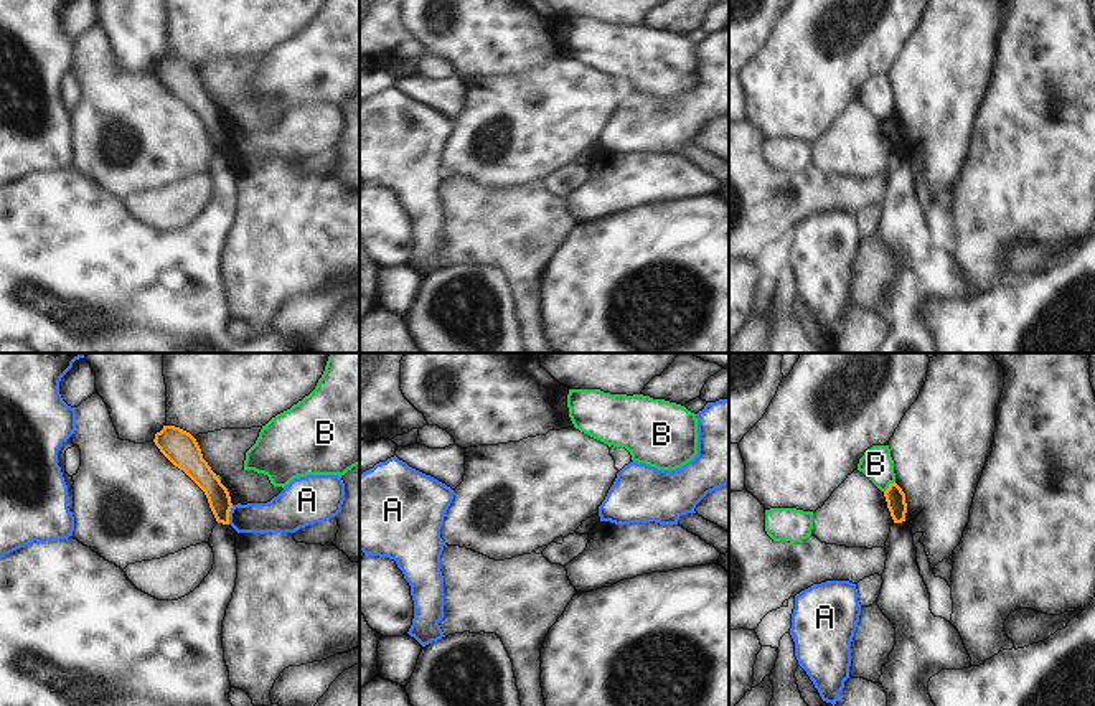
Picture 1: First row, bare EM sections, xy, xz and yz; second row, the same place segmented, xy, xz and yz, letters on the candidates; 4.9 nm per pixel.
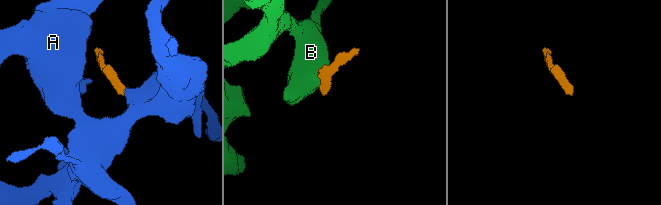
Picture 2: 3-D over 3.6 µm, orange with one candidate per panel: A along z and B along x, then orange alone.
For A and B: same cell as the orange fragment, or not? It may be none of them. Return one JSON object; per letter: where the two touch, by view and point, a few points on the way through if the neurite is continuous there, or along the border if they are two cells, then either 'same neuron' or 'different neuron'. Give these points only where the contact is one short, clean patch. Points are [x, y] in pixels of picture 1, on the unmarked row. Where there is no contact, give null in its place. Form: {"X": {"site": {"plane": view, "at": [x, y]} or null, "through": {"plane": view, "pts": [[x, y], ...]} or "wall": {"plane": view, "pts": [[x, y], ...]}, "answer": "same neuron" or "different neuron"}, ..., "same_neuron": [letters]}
{"A": {"site": {"plane": "xy", "at": [228, 145]}, "wall": {"plane": "xy", "pts": [[233, 136], [228, 154]]}, "answer": "different neuron"}, "B": {"site": {"plane": "yz", "at": [889, 117]}, "wall": {"plane": "yz", "pts": [[894, 111], [884, 122]]}, "answer": "different neuron"}, "same_neuron": []}

